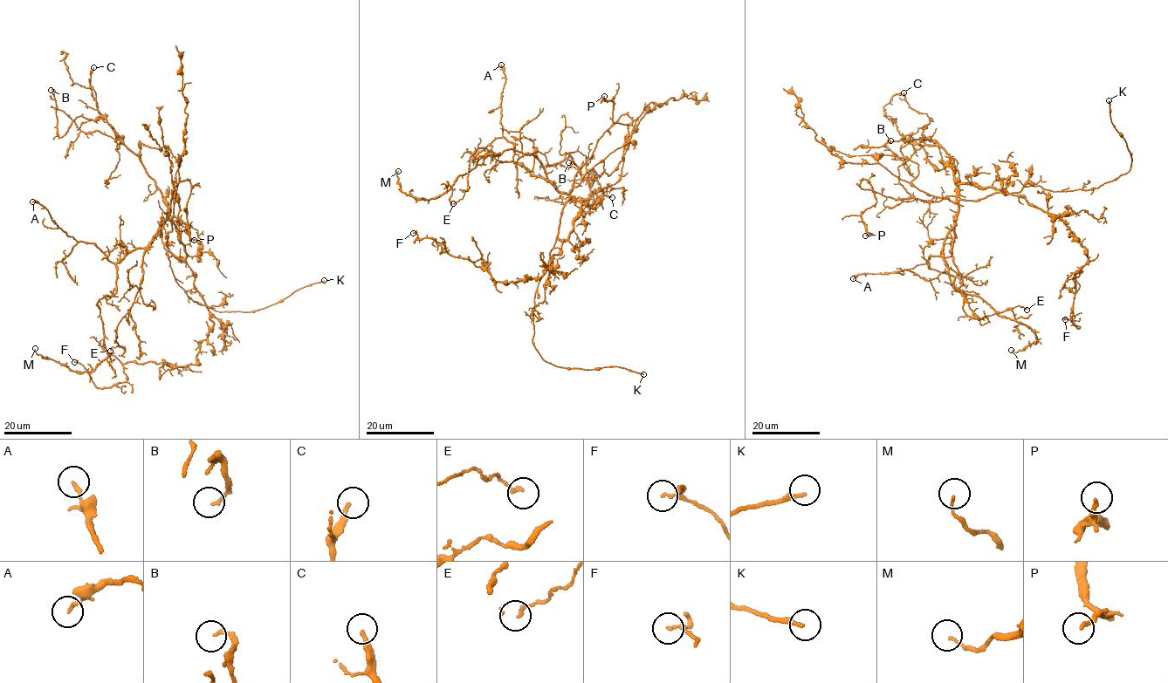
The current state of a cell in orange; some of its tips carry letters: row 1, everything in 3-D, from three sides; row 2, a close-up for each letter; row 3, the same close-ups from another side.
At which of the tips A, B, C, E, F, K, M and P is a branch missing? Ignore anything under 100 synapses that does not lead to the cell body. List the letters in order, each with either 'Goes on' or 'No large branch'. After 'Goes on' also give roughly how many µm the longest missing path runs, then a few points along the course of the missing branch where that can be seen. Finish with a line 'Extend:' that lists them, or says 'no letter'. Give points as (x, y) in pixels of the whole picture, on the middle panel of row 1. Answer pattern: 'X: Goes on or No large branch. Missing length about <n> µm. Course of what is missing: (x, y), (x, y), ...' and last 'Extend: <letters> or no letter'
A: No large branch
B: No large branch
C: No large branch
E: No large branch
F: No large branch
K: Goes on. Missing length about 70 µm. Course of what is missing: (643, 374), (656, 384), (678, 391), (666, 363), (637, 351), (621, 338), (614, 318), (583, 290)
M: No large branch
P: No large branch
Extend: K

